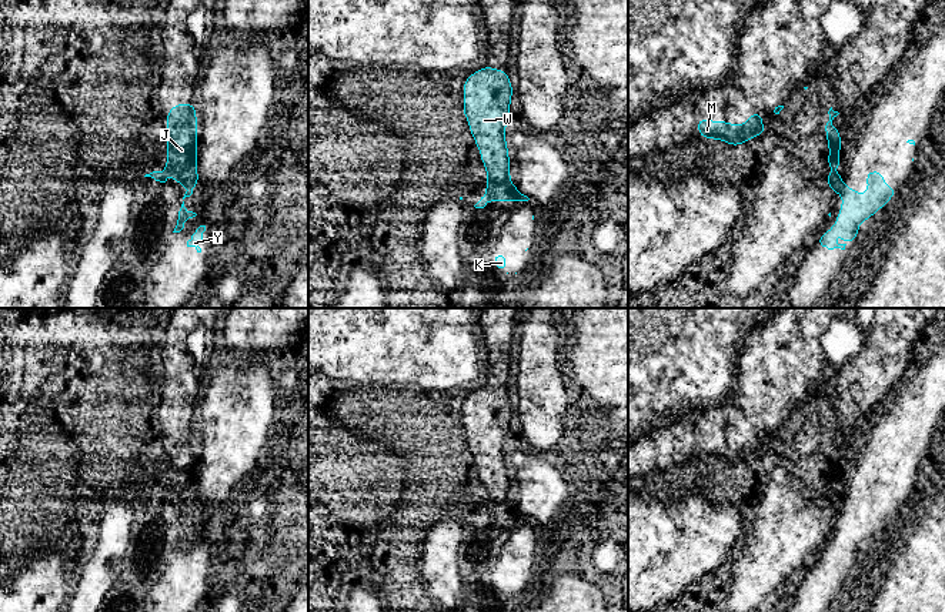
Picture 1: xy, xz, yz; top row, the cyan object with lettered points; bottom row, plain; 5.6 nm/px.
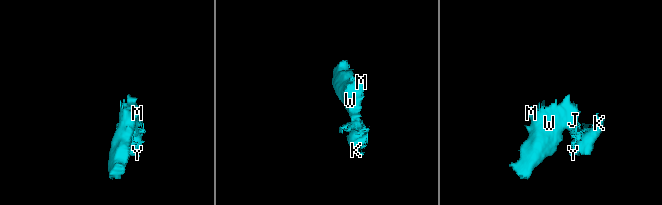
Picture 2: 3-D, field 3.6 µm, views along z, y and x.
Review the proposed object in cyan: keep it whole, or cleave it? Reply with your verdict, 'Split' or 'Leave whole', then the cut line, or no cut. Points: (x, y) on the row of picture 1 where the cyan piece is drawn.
Split. Split along xz (516, 189), (511, 197), (487, 194)

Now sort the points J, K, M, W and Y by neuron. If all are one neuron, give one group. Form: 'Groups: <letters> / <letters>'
Groups: J M W / K Y

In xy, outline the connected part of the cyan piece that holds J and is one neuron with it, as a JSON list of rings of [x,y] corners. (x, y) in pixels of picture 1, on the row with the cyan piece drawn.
[[[180,101],[174,108],[167,111],[167,170],[174,165],[193,168],[196,164],[197,148],[197,121],[196,103],[186,106]]]

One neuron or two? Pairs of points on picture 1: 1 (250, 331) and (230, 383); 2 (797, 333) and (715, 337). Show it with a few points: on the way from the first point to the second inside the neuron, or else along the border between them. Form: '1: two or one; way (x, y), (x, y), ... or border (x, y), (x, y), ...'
1: two; border (219, 353), (227, 357), (256, 357)
2: two; border (750, 333), (744, 341), (738, 368)

